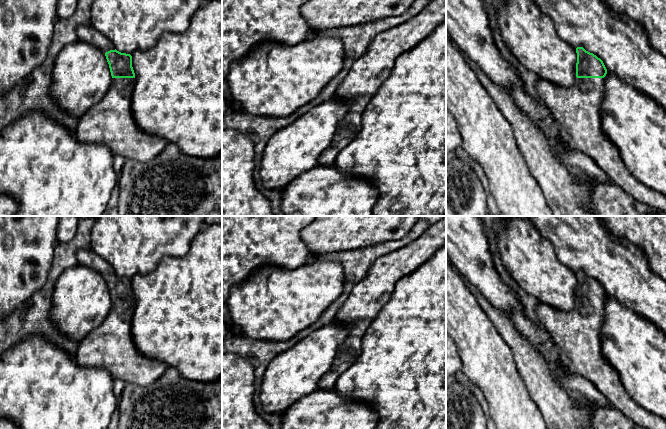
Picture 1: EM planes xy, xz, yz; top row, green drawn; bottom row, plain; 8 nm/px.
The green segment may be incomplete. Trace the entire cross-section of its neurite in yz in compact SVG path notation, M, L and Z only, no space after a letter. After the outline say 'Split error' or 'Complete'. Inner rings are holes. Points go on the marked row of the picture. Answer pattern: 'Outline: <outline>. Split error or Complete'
Outline: M583 47L576 48L576 79L569 87L562 87L539 79L536 84L540 102L545 105L551 117L558 121L569 138L571 149L589 156L611 179L635 200L666 212L666 198L659 192L639 182L624 164L619 150L602 129L602 103L604 99L604 77L607 69L603 61Z. Split error

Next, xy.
Outline: M92 25L76 27L78 40L100 48L109 64L112 83L104 98L88 109L74 131L78 142L103 144L125 159L147 162L168 145L165 139L139 129L133 119L131 99L135 85L132 56L117 51Z. Split error

